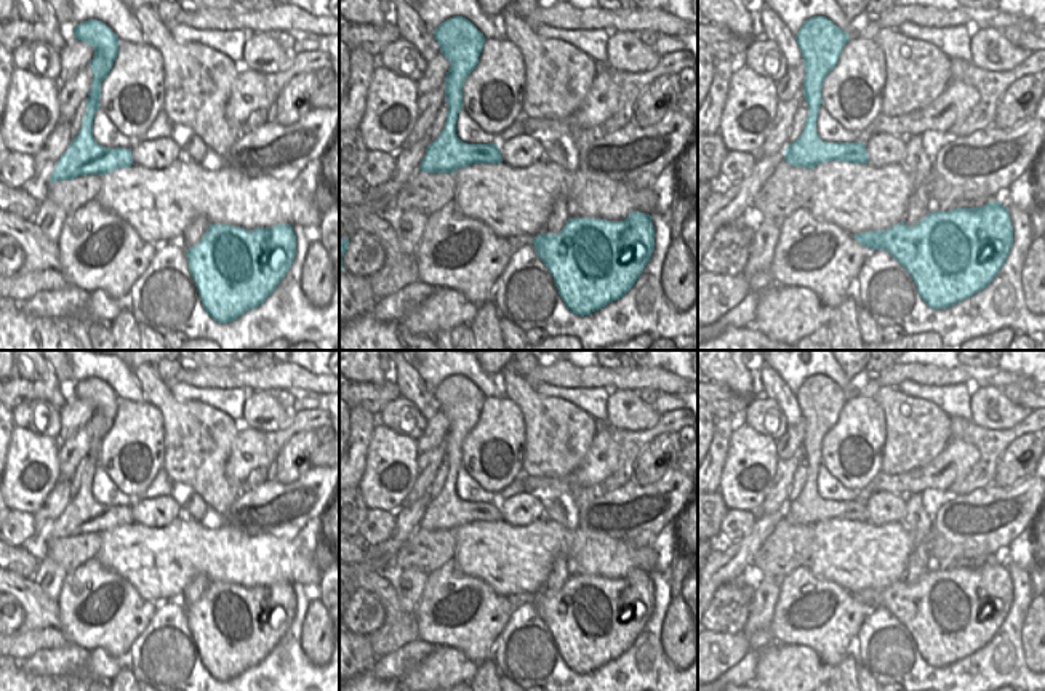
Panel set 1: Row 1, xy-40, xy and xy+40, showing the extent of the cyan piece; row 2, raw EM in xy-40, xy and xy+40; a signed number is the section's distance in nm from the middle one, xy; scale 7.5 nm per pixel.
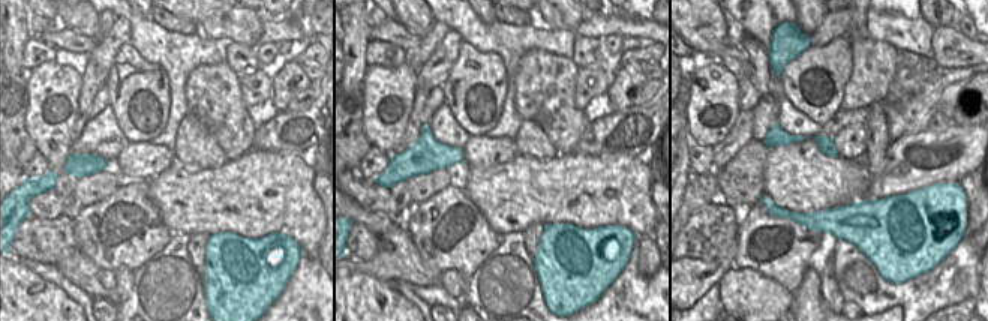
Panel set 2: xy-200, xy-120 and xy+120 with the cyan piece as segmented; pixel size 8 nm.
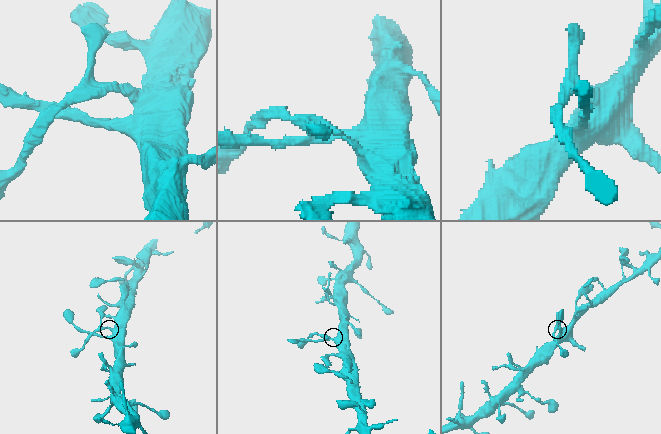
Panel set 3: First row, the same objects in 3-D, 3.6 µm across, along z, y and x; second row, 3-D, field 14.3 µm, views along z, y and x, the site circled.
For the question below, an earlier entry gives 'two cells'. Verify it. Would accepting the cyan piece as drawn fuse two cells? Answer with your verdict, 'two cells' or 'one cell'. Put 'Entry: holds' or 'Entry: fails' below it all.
one cell
Entry: fails

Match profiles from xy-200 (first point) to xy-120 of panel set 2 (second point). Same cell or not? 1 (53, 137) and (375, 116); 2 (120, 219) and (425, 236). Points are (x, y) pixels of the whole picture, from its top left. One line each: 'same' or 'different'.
1: same
2: same

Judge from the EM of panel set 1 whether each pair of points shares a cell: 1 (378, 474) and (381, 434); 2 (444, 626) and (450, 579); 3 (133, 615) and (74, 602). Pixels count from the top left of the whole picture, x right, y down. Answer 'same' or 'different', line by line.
1: same
2: same
3: same

